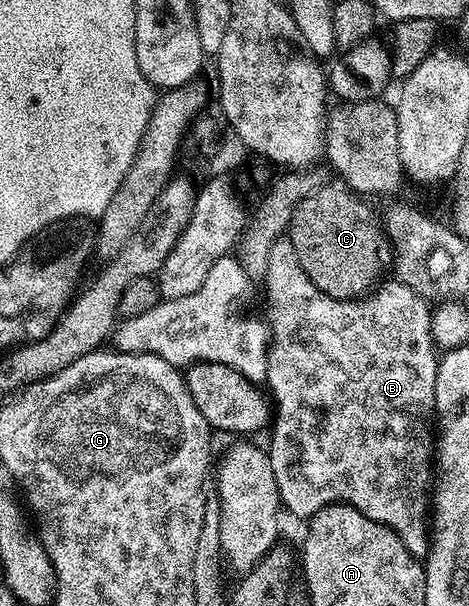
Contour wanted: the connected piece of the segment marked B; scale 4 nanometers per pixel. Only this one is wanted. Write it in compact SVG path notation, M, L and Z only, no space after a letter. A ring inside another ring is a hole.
M284 236L277 238L268 252L268 268L263 278L264 290L268 293L268 306L272 309L269 314L266 314L270 335L266 386L272 389L271 401L275 405L276 402L280 405L277 410L276 407L274 410L274 425L271 427L271 430L273 429L272 439L266 442L266 449L270 468L274 472L276 490L280 493L281 507L289 510L294 516L307 520L319 512L323 506L329 504L352 506L358 512L362 512L362 516L383 526L389 526L404 541L404 545L411 554L427 555L430 526L426 519L430 514L430 483L434 478L434 442L431 437L428 439L428 422L430 426L430 419L433 417L436 405L434 380L436 379L438 358L434 353L426 355L424 362L420 359L420 350L426 349L427 346L429 348L430 340L426 331L426 312L424 314L424 306L420 303L419 296L416 295L417 291L406 285L405 282L391 280L392 282L381 281L375 289L363 295L362 300L326 296L321 290L314 288L310 276L306 276L306 272L302 272L302 264L298 264L294 244Z

